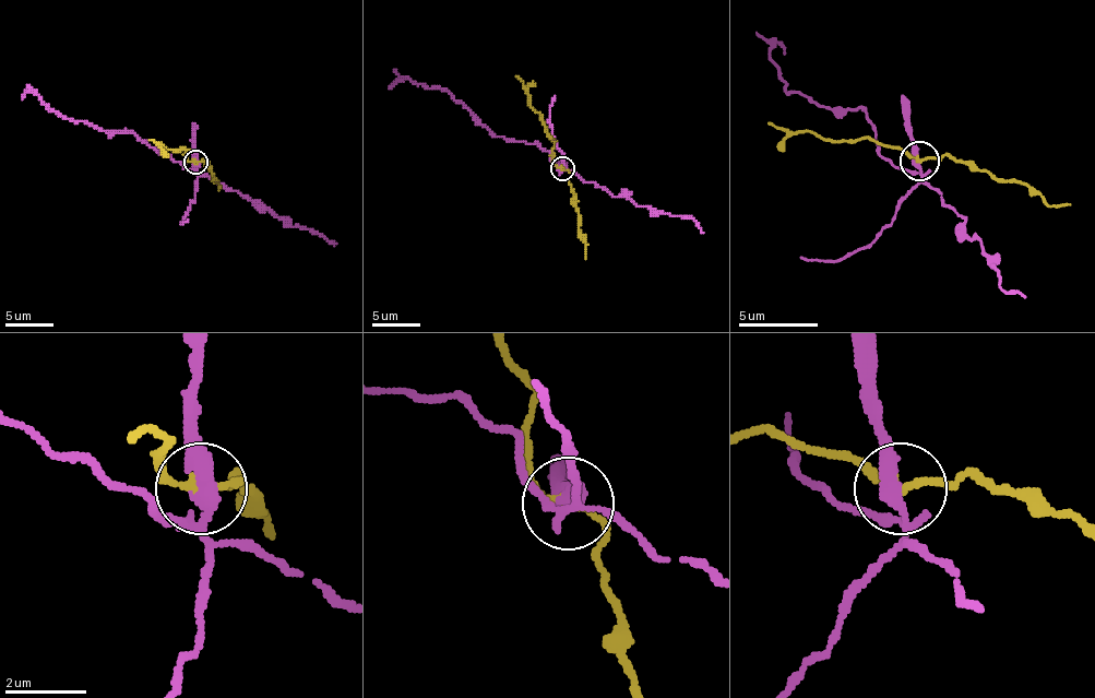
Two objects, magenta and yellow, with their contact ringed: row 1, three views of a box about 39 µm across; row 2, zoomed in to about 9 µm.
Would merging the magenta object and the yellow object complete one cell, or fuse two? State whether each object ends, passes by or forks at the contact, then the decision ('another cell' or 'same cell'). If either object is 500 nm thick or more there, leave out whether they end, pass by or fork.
magenta forks; yellow passes by; another cell

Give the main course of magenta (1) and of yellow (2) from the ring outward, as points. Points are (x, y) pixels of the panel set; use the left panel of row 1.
1: (194, 162), (192, 168), (188, 168), (128, 132), (106, 132), (58, 116), (36, 94), (26, 92), (22, 99)
2: (194, 162), (185, 154), (185, 150), (168, 150), (149, 140)

